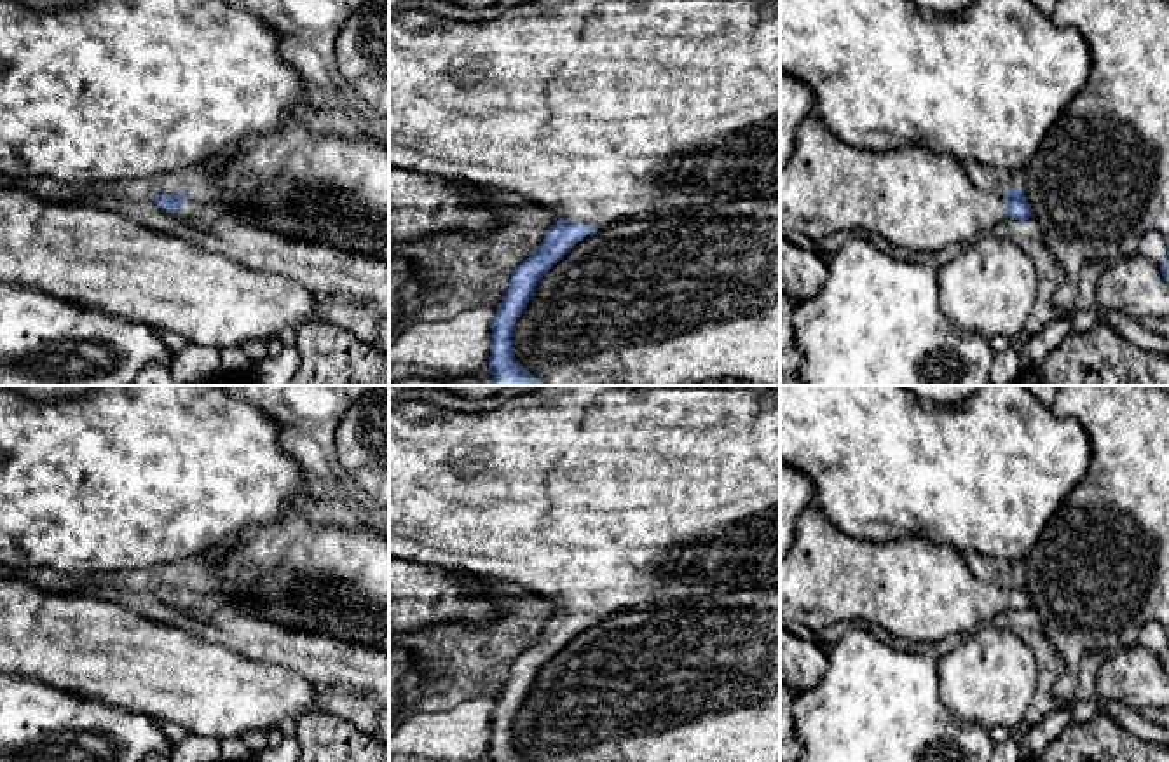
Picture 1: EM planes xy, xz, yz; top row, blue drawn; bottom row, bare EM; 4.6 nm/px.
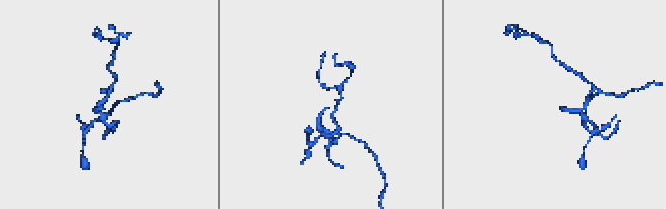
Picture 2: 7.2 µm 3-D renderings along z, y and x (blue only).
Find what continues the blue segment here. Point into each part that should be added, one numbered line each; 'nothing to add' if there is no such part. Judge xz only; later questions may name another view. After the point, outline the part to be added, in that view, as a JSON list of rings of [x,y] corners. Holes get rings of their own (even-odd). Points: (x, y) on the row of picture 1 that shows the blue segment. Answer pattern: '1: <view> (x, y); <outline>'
1: xz (595, 110); [[[536,0],[509,7],[502,16],[485,23],[445,19],[424,10],[405,10],[389,17],[389,167],[436,174],[445,180],[471,183],[487,190],[518,192],[537,208],[567,221],[612,225],[619,218],[644,218],[670,209],[705,208],[736,201],[780,195],[780,5],[771,0]]]

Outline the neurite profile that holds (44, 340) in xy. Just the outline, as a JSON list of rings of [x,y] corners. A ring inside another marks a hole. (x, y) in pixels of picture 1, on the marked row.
[[[0,282],[0,385],[133,385],[152,363],[171,368],[173,352],[148,324]]]

